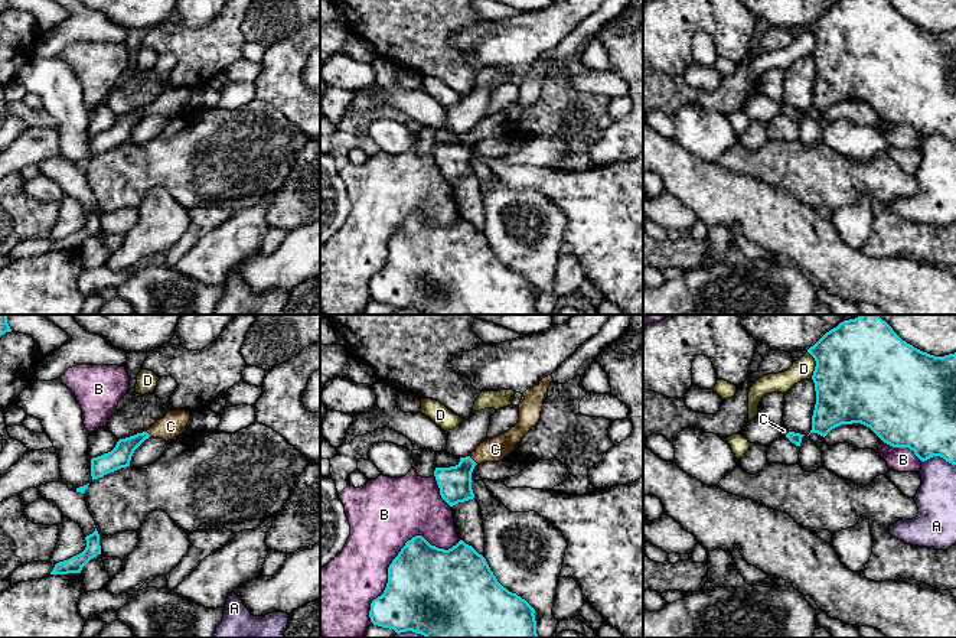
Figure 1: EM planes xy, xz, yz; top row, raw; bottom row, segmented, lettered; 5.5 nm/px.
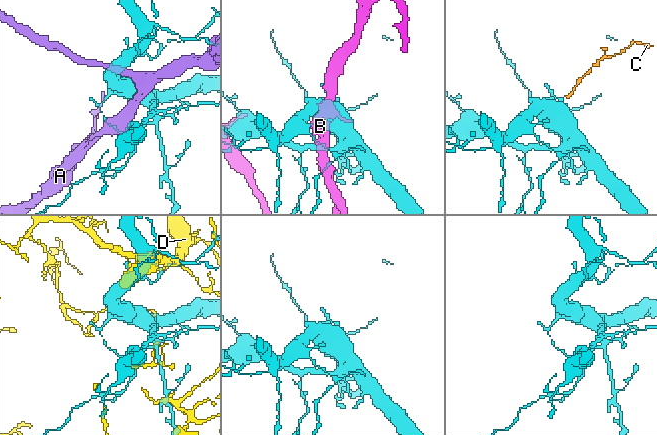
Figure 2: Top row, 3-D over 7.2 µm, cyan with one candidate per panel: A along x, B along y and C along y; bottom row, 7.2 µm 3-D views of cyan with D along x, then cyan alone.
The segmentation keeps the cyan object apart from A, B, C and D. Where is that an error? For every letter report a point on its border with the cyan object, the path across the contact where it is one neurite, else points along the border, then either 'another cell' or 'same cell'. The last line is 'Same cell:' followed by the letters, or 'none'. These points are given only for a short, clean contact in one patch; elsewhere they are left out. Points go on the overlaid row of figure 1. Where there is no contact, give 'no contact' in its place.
A: yz (939, 455) | another cell
B: xz (397, 556) | another cell
C: xz (472, 459) | across xz (454, 482), (472, 459), (495, 449) | same cell
D: yz (816, 364) | another cell
Same cell: C

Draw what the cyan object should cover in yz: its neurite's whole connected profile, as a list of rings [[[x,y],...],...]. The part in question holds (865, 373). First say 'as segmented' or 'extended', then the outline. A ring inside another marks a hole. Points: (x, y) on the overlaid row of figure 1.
as segmented | [[[878,315],[844,320],[826,332],[807,352],[815,358],[812,375],[816,404],[810,433],[826,436],[841,424],[861,423],[884,443],[908,447],[921,460],[940,456],[956,465],[956,352],[934,357],[903,341]]]

